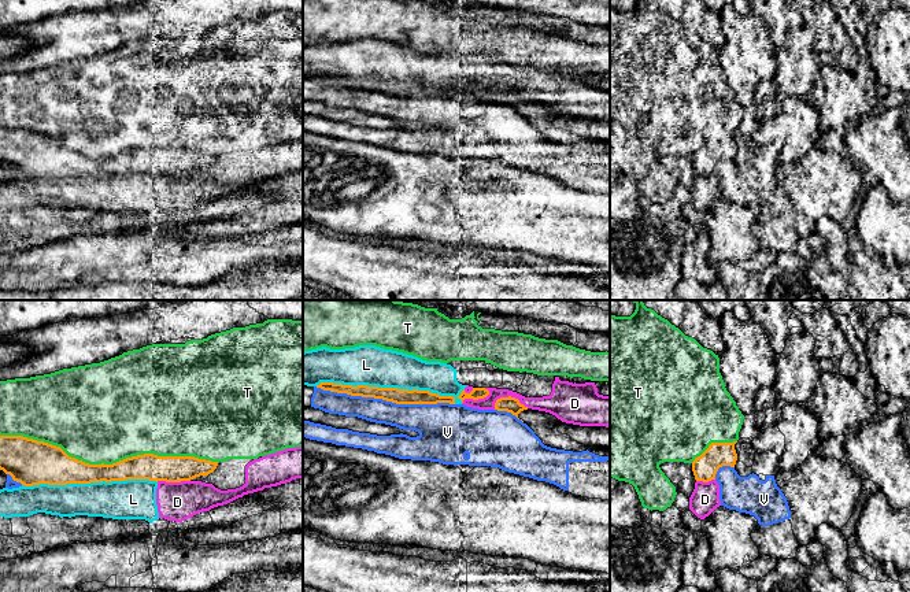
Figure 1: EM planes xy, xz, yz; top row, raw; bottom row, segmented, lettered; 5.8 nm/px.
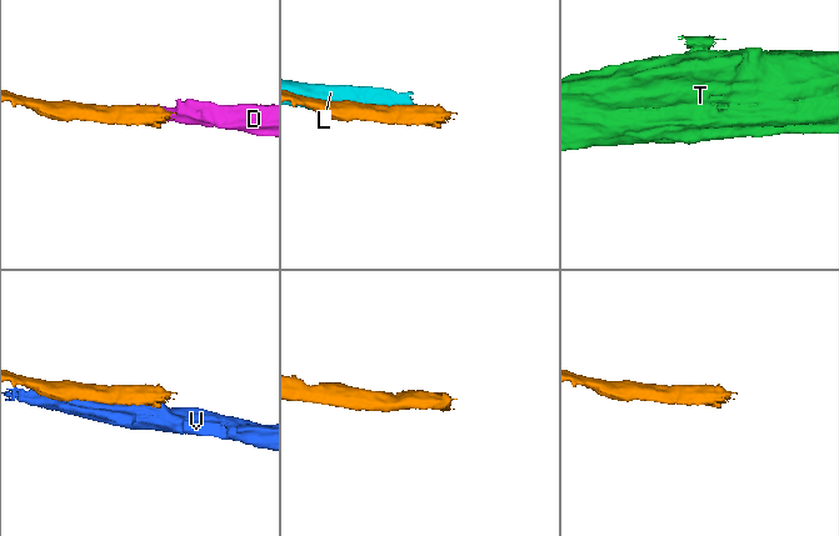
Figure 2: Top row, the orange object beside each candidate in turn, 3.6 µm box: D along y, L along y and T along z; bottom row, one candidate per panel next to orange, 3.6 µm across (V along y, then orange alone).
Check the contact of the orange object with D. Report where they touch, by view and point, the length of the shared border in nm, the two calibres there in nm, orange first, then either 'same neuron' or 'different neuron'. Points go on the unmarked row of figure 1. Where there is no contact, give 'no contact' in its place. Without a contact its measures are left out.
meets orange in xz at (510, 89); contact 200 nm long; 90 nm thick on the orange side, 100 nm on the other; different neuron

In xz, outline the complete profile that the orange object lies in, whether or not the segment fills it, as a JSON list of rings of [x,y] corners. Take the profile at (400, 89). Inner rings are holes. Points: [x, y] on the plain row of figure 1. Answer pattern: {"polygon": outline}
{"polygon": [[[321,75],[319,78],[317,78],[317,81],[337,86],[347,86],[351,89],[382,92],[396,97],[437,97],[437,96],[455,97],[454,89],[440,89],[429,84],[418,84],[418,82],[408,84],[397,81],[367,79],[367,78],[352,79],[333,75]]]}

